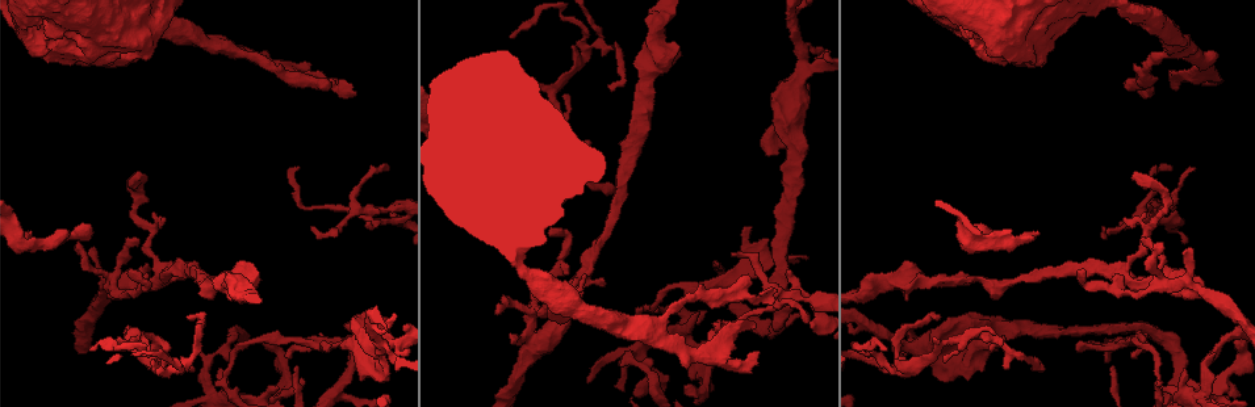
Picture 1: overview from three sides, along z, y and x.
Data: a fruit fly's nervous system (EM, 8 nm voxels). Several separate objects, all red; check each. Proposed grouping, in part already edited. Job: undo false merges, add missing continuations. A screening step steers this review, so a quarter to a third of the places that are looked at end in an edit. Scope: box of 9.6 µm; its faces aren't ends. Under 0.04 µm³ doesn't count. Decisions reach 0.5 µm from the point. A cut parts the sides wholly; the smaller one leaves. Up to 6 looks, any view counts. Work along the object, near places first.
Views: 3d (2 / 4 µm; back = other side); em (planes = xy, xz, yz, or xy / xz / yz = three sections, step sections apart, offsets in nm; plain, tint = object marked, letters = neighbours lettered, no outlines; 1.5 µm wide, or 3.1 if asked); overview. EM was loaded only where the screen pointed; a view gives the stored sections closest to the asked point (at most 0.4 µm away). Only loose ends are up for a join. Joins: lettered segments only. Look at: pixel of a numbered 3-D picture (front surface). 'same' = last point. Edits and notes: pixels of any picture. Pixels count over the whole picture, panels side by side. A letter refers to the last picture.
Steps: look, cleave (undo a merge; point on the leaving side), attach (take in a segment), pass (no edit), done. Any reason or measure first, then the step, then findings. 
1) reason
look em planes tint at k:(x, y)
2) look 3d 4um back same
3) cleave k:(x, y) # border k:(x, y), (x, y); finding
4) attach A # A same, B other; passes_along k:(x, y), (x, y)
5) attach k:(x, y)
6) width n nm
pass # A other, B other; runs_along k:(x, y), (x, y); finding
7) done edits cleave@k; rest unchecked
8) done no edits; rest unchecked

free end
look 3d 4um at 1:(944, 359)

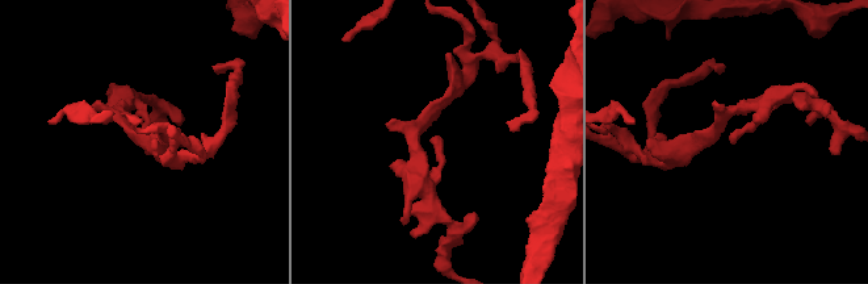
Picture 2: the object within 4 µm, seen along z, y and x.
look em xy step 4 tint at 2:(433, 139)

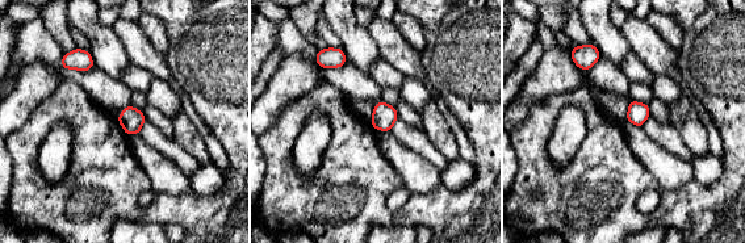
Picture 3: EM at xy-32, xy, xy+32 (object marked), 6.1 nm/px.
look em planes letters same

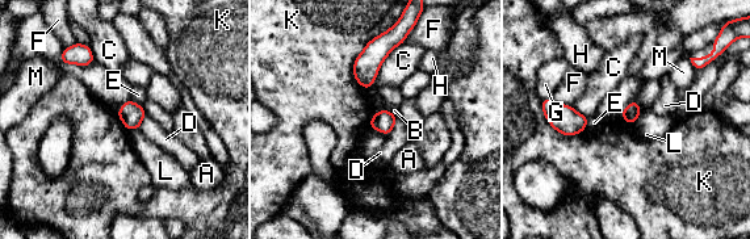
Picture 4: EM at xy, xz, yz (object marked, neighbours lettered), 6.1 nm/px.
pass # A other, B other, C other, D other, E other, F other, G other, H other, K other, L other, M other; border 4:(388, 29), (353, 61), (365, 89); no lettered segment goes on from it

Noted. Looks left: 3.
thick turns thin
look em planes plain at 1:(1166, 198)

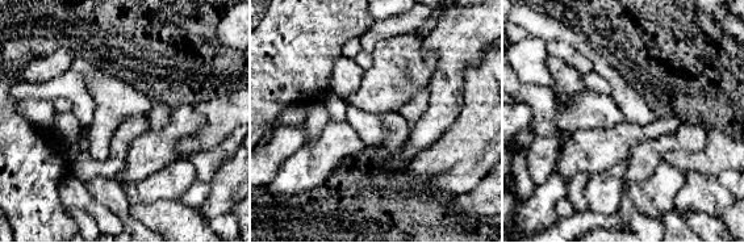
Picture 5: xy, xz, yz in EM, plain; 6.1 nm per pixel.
what lies round it
look em planes letters same

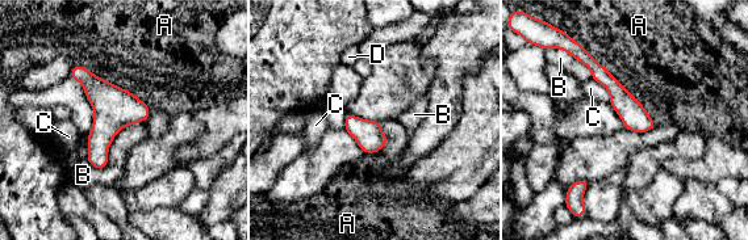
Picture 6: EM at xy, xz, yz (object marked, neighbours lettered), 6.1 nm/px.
pass # A other, B other, C other, D other; border 6:(571, 37), (617, 79); one neuron here

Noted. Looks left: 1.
done no edits; rest unchecked

